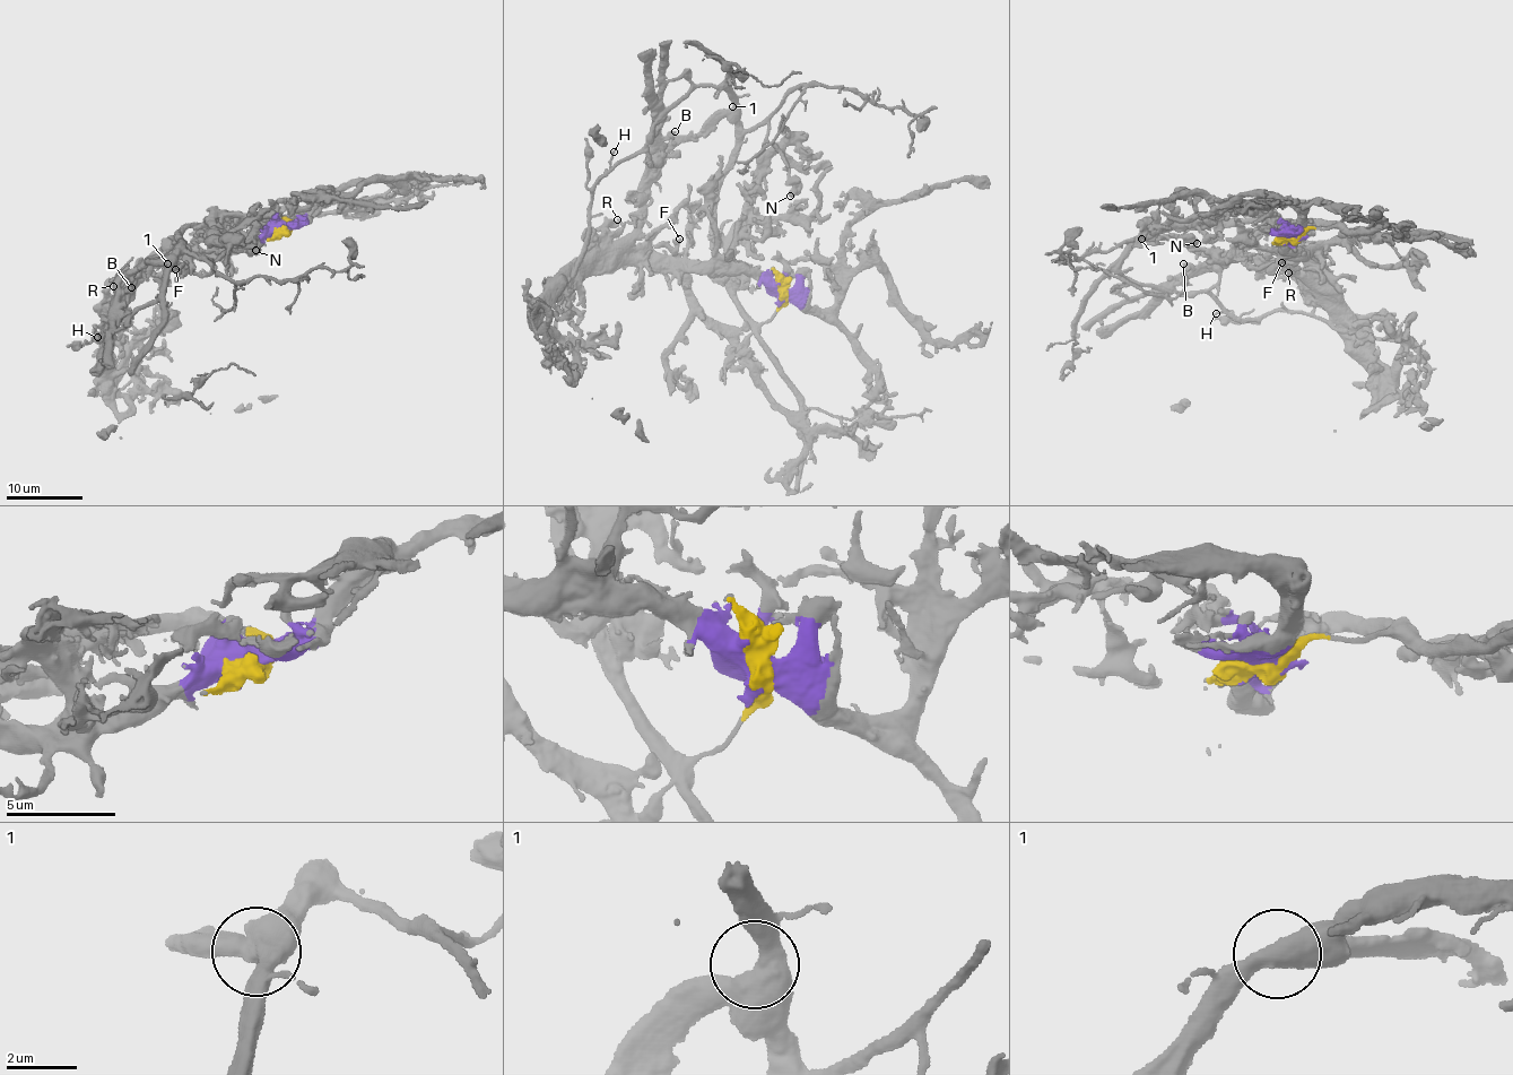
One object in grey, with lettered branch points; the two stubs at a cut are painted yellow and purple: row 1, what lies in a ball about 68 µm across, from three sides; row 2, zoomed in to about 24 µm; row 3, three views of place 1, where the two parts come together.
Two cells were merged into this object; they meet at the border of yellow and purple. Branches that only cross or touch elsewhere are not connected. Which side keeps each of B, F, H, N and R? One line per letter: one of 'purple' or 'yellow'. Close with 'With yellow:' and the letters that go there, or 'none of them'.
B: purple
F: purple
H: yellow
N: yellow
R: purple
With yellow: H, N

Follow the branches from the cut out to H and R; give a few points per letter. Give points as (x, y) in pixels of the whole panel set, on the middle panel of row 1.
H: (782, 291), (755, 323), (715, 246), (716, 184), (736, 141), (727, 90), (696, 86), (610, 168), (614, 152)
R: (782, 291), (772, 291), (744, 272), (662, 262), (619, 235), (622, 225), (617, 219)

